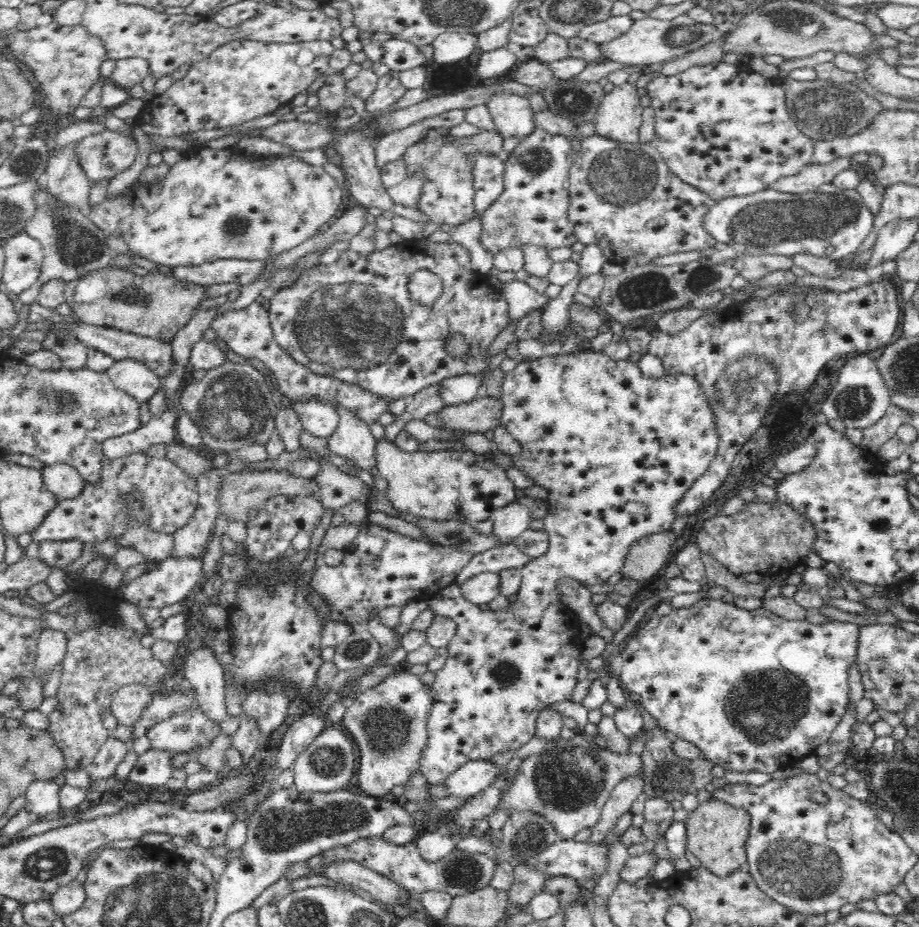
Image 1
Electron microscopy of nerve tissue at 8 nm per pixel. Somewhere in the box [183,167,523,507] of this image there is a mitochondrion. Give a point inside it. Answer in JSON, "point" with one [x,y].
{"point":[353,321]}

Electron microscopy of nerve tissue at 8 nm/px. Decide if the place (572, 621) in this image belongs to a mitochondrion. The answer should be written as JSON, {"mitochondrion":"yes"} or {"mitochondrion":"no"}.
{"mitochondrion":"no"}

